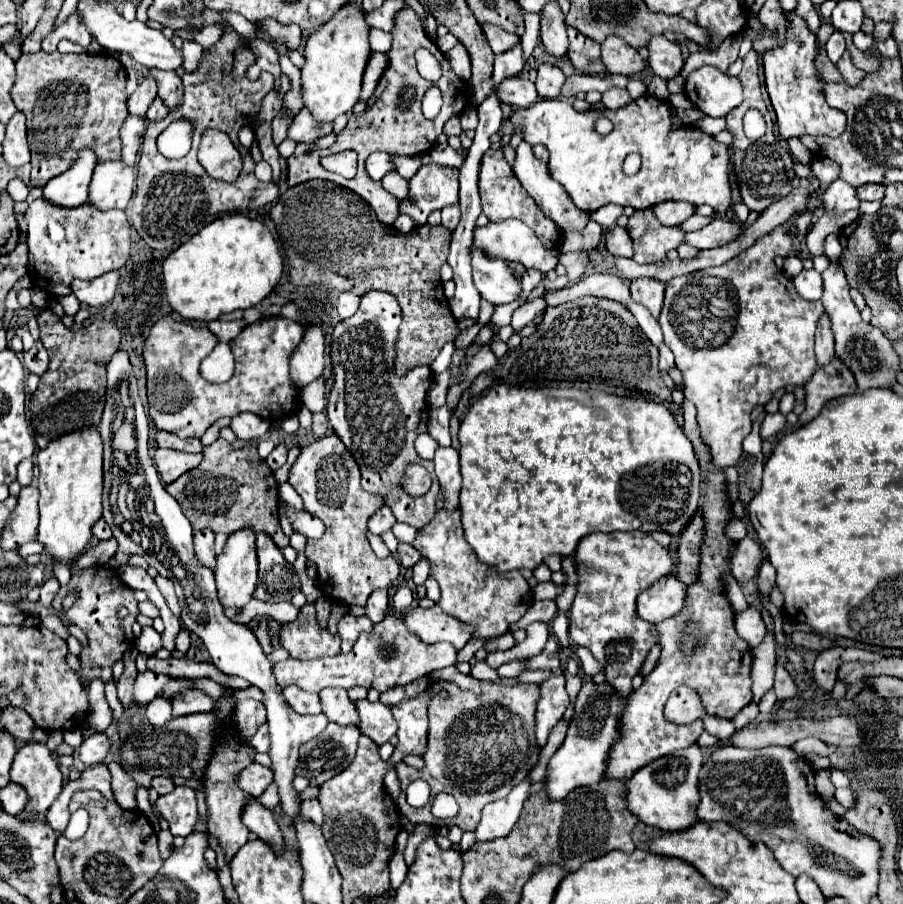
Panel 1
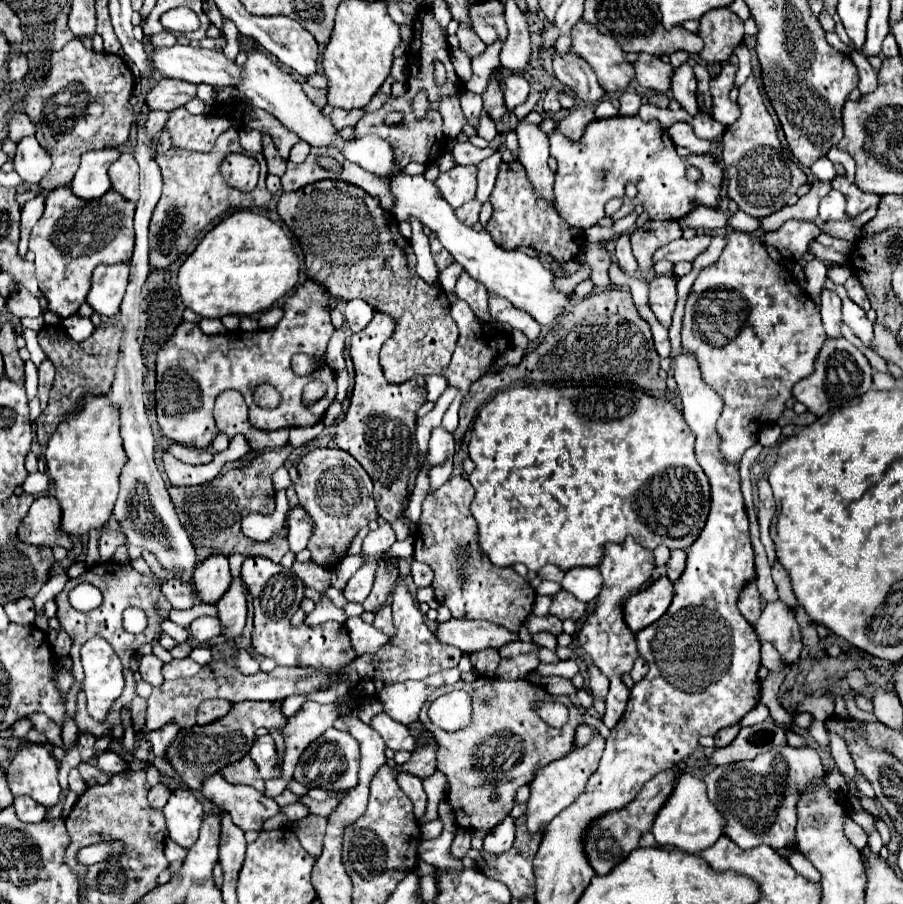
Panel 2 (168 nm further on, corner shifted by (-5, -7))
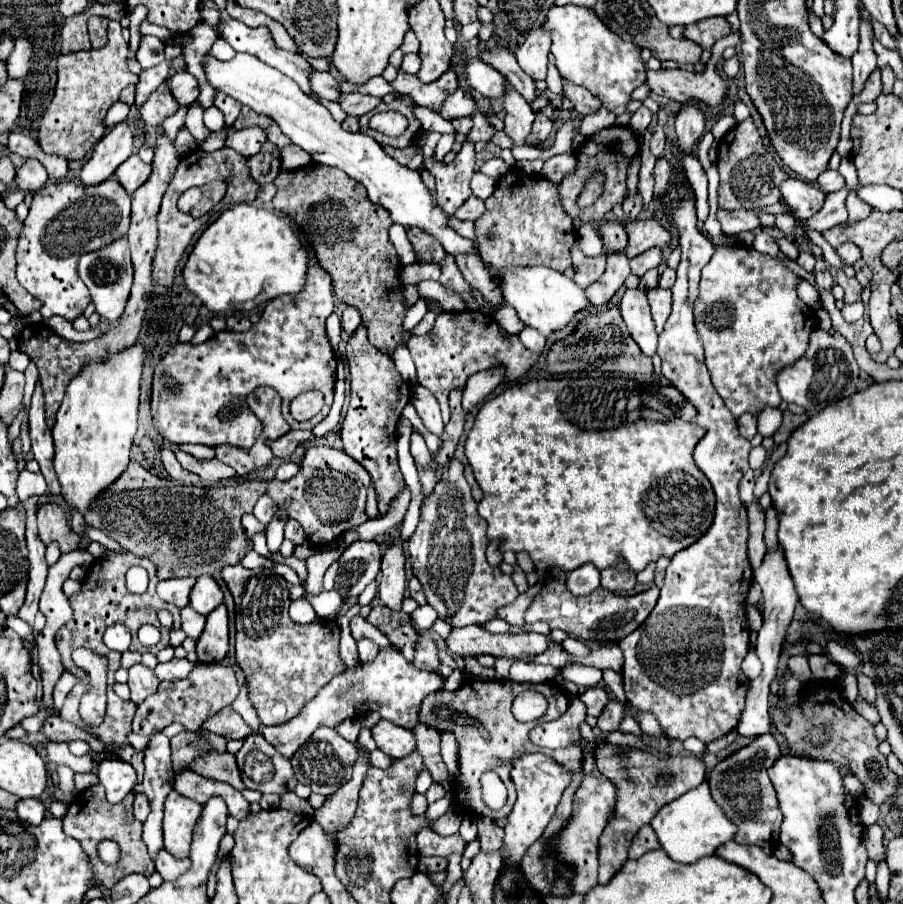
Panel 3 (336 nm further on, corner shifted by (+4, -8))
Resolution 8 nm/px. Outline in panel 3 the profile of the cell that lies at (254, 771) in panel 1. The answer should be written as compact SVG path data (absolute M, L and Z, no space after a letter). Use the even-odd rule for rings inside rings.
M211 751L203 757L197 757L191 763L191 769L195 773L201 773L203 777L209 777L209 779L215 779L215 781L225 781L239 791L245 789L243 779L241 779L241 771L239 771L237 761L235 761L235 755L231 755L231 753Z

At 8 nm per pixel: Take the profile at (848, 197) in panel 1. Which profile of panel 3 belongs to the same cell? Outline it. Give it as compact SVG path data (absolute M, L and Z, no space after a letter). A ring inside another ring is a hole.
M787 179L781 185L781 195L783 195L783 201L791 207L793 215L799 219L807 219L819 213L825 201L825 193L821 189L801 179Z

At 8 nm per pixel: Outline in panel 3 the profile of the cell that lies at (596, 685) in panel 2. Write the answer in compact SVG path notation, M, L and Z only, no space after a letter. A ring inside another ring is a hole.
M597 685L597 687L589 687L585 693L581 693L579 699L585 703L587 715L599 717L599 713L603 711L603 707L605 707L607 701L609 701L609 693L607 693L603 687Z

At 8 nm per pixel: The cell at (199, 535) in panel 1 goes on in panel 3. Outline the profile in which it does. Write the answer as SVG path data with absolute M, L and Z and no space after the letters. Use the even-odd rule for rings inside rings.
M209 575L199 577L189 595L189 605L201 615L209 615L221 601L223 601L223 591L217 585L217 581Z

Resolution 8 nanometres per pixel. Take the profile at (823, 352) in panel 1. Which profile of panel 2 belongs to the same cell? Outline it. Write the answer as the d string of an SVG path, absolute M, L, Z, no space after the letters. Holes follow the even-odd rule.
M824 288L822 290L822 324L826 328L826 334L830 338L836 338L840 336L840 308L842 308L842 300L840 296L830 290L830 288Z

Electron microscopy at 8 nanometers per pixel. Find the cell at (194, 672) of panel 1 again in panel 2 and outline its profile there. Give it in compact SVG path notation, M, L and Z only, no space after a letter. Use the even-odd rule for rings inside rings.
M182 658L182 660L172 660L170 664L164 664L162 674L164 680L178 680L178 678L186 678L186 676L194 676L198 674L200 664L196 664L192 658Z

